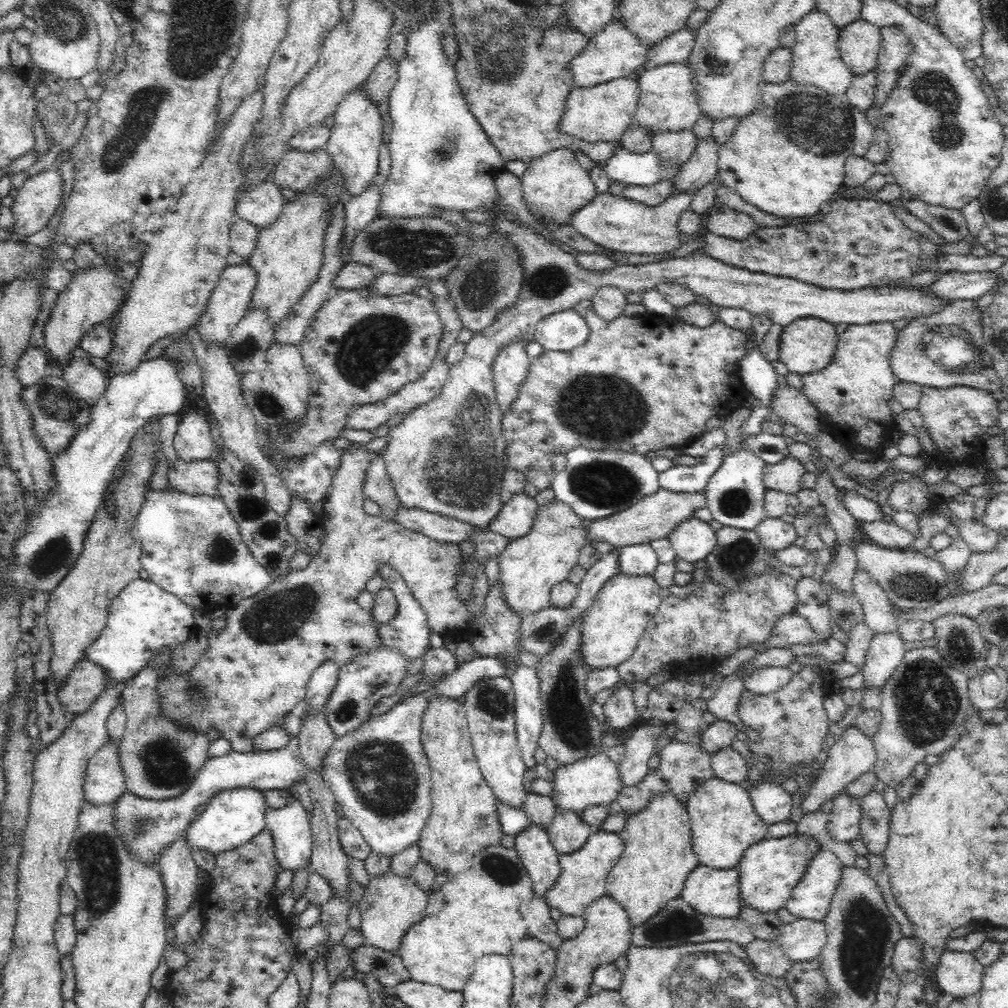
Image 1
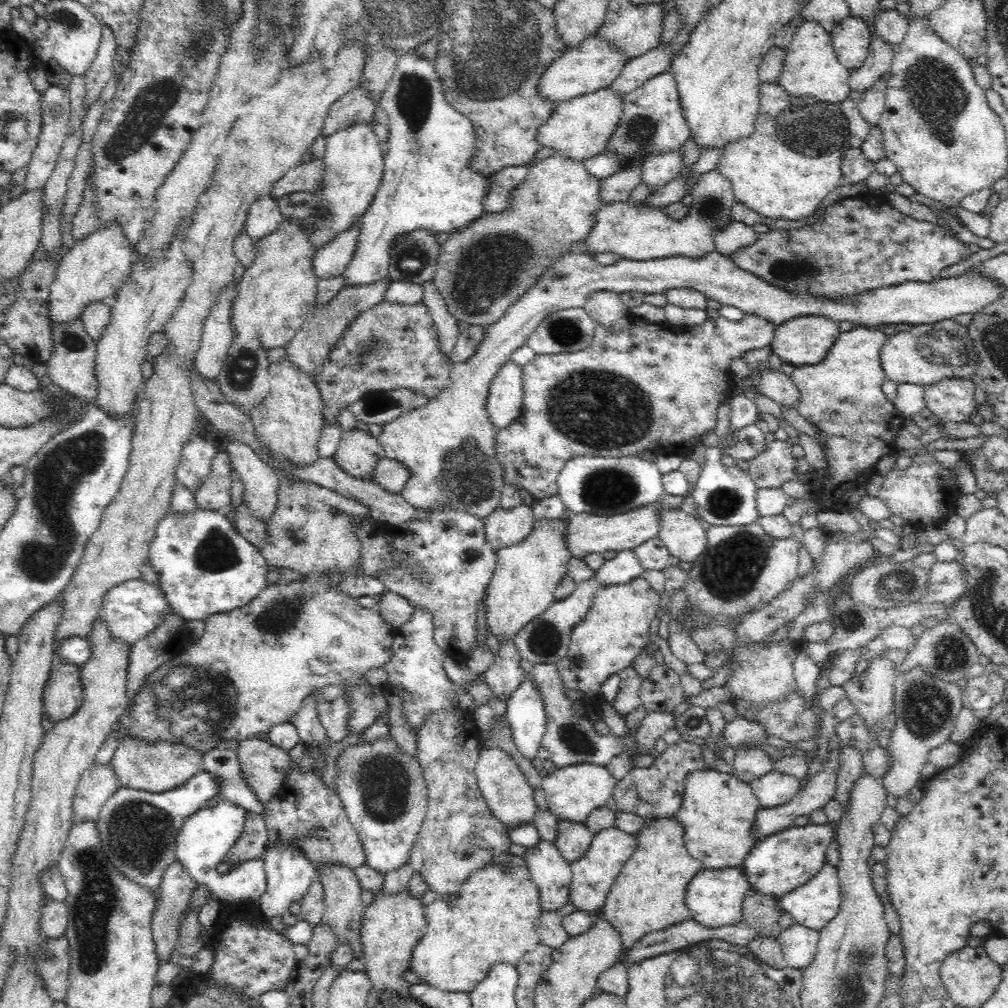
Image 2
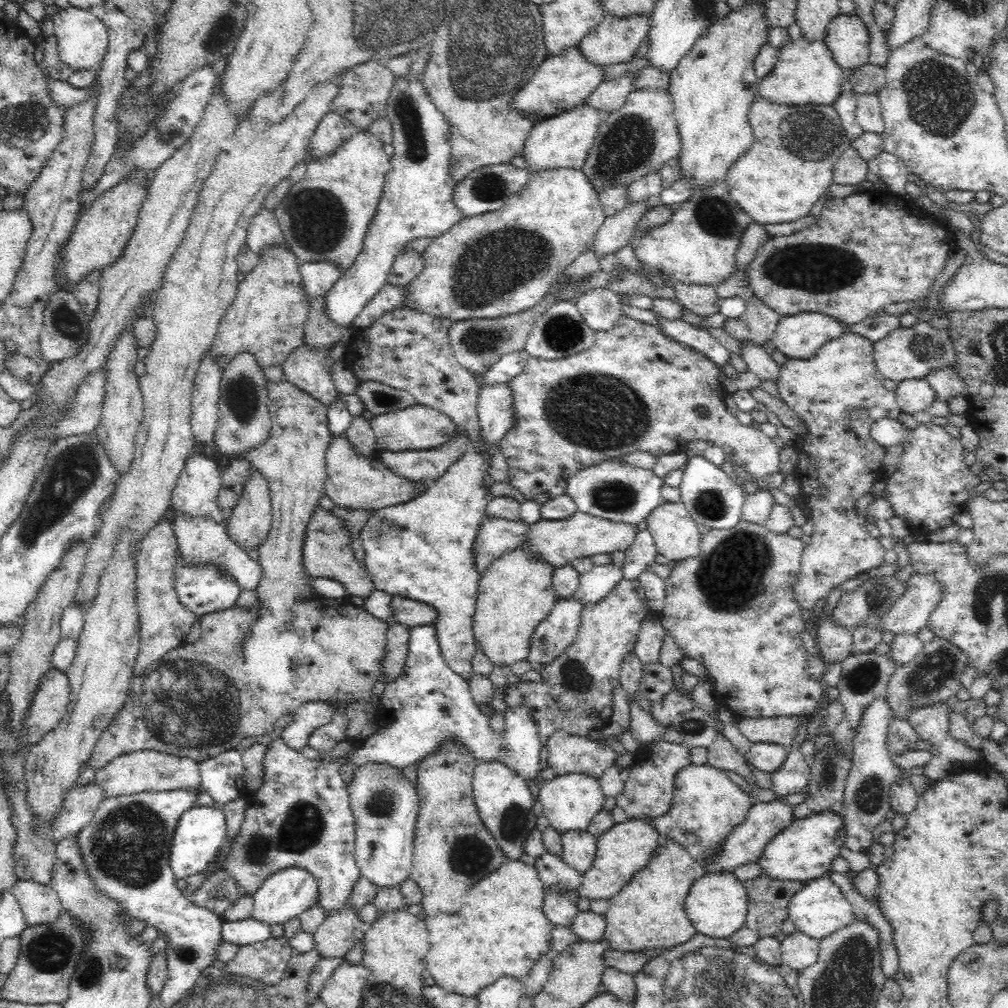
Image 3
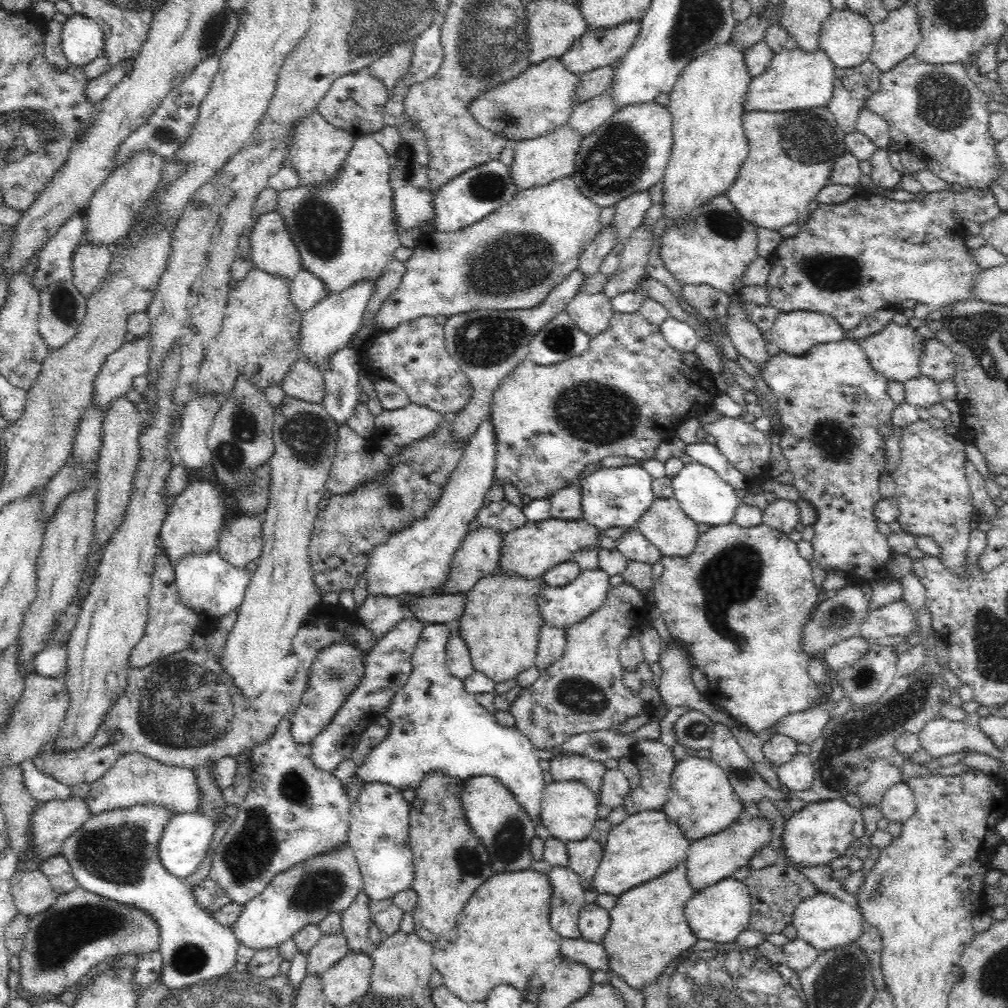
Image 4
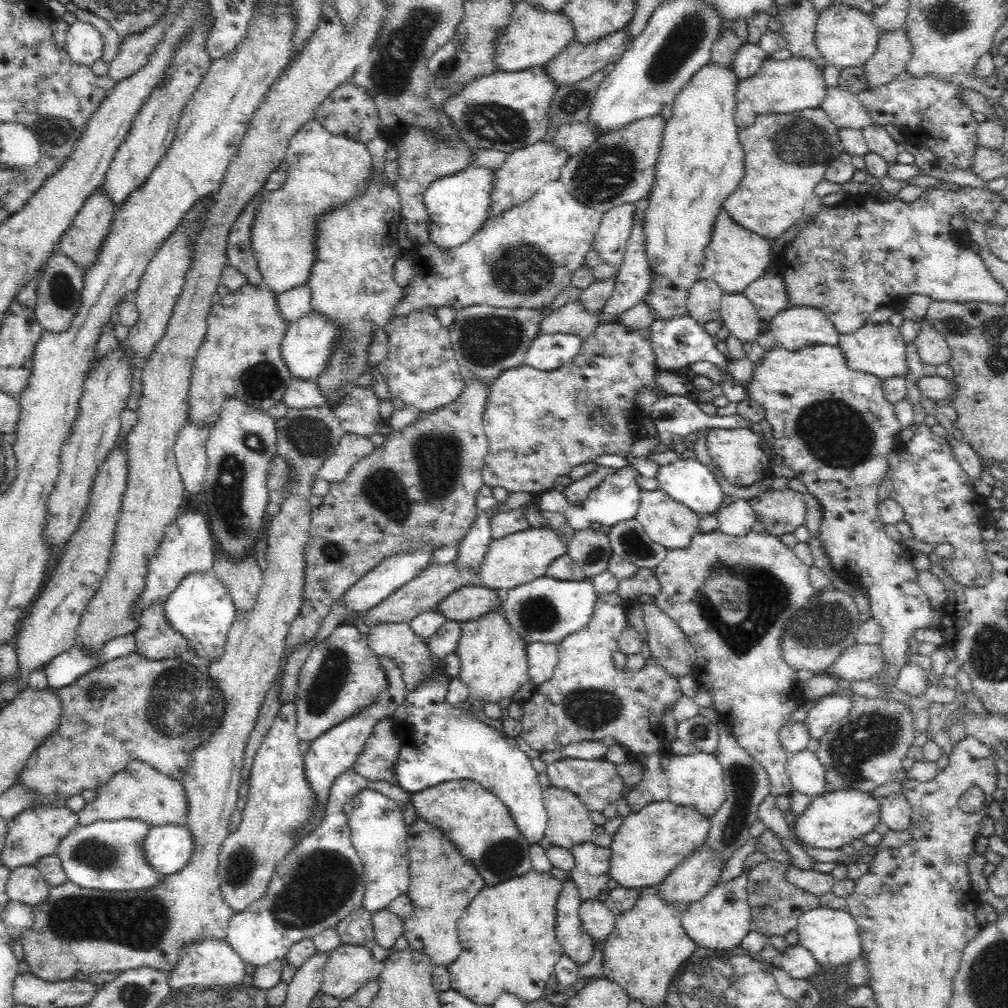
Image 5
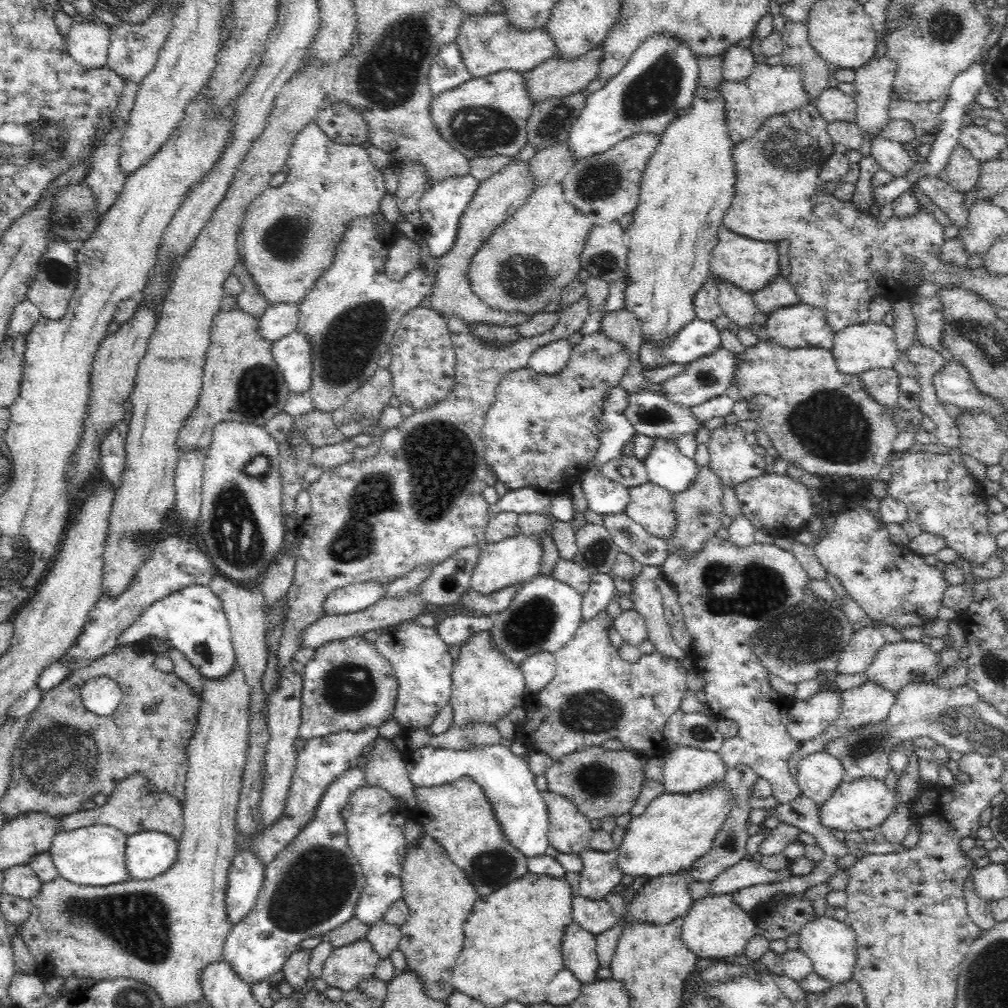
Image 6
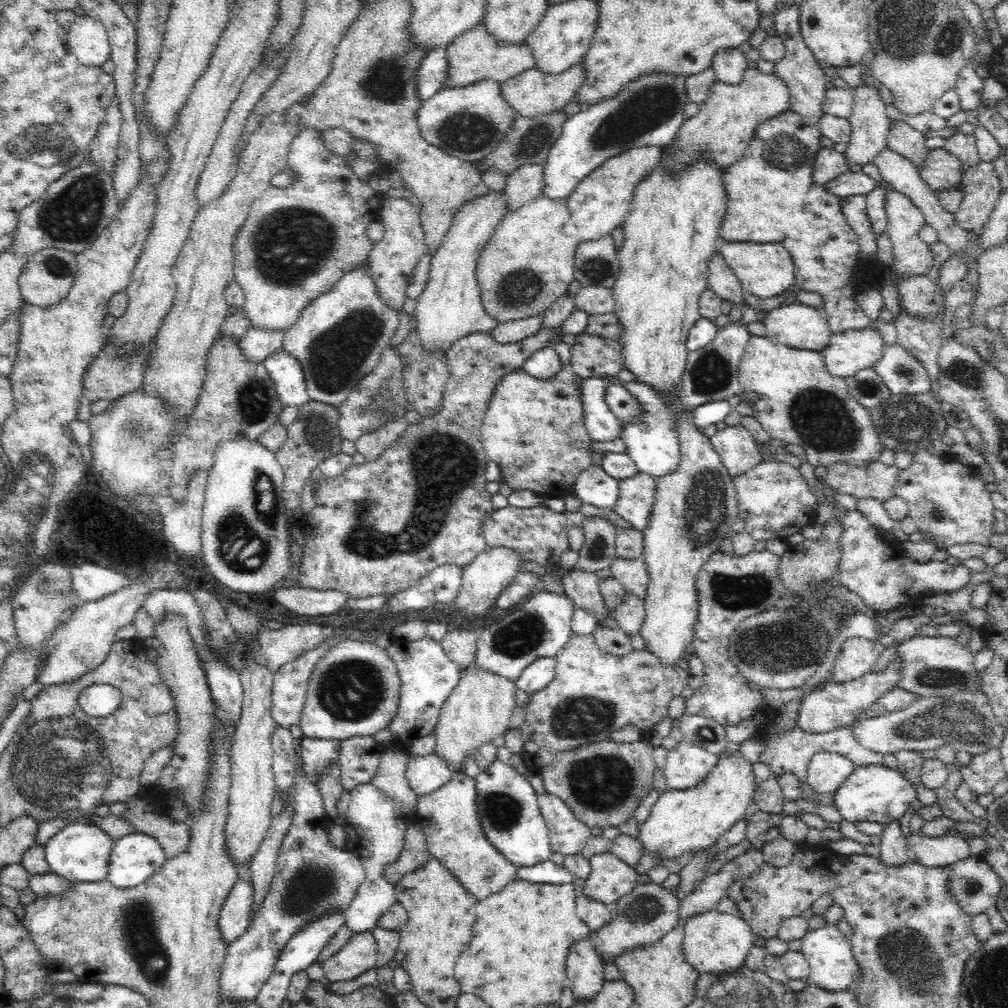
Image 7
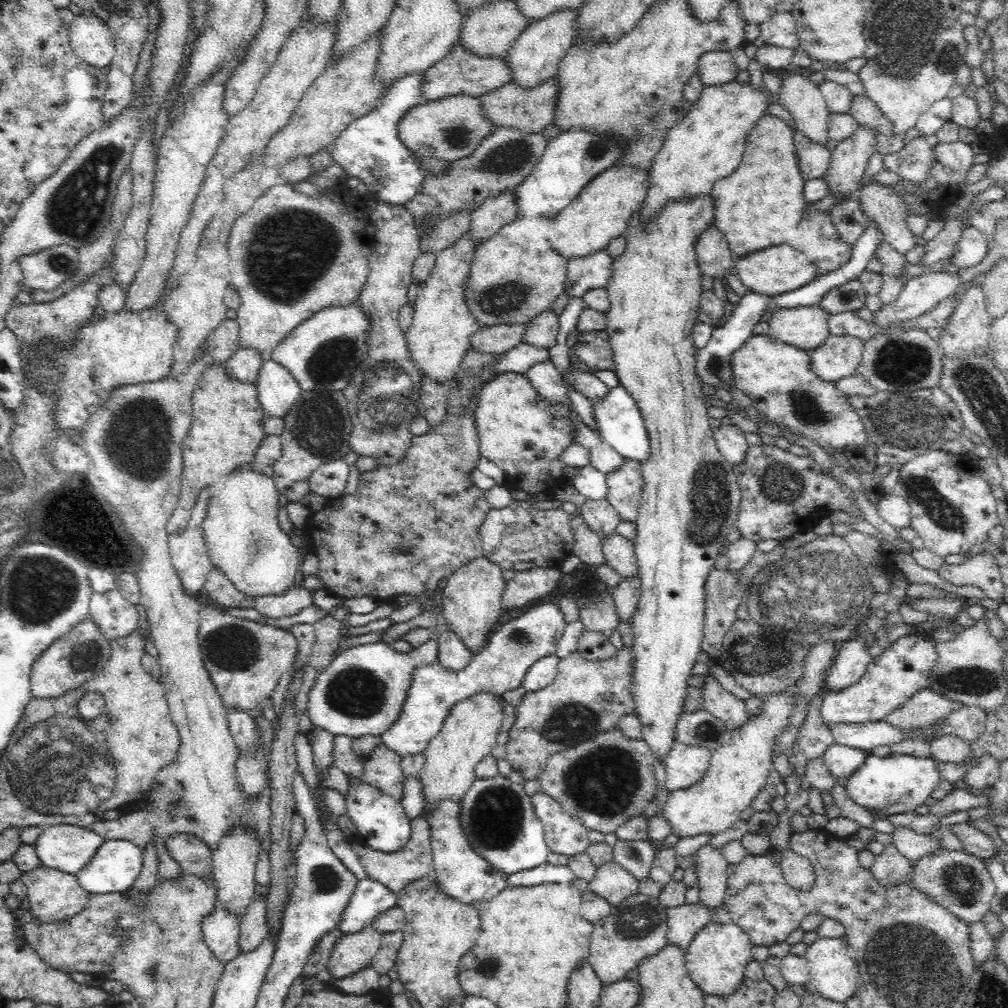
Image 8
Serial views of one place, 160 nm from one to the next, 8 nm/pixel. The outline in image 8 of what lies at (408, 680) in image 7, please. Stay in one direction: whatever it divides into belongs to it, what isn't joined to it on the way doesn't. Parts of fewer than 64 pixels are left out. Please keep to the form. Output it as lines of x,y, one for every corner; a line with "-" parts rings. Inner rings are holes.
542,602
532,606
522,616
502,624
486,640
485,647
471,658
464,670
449,671
440,666
422,663
413,668
413,681
405,698
400,717
380,736
380,742
399,757
422,753
428,743
441,731
444,720
458,702
485,693
502,695
518,688
528,669
541,658
556,653
557,643
565,632
564,618
557,604

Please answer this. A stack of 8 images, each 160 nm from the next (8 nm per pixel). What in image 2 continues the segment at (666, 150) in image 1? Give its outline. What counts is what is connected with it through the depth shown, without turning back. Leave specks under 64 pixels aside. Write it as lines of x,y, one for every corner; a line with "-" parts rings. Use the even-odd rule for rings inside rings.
679,150
658,154
658,156
650,155
641,166
642,180
640,182
656,190
674,180
682,172
684,167

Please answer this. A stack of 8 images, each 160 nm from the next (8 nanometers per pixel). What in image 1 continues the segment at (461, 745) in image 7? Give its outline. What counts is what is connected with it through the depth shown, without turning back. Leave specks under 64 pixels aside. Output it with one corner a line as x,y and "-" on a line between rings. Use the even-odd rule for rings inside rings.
554,501
546,506
539,506
532,528
522,538
510,539
507,548
497,556
500,567
500,589
504,601
515,614
521,617
540,612
552,606
550,603
551,590
556,584
567,581
573,567
578,565
579,550
587,542
587,522
581,519
568,505

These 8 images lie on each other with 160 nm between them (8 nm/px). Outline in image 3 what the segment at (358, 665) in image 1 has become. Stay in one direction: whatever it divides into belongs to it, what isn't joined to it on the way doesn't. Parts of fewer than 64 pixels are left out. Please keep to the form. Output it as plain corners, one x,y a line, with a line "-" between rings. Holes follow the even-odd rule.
315,701
300,706
292,716
294,720
281,733
286,745
301,751
309,744
310,735
321,726
334,720
336,709
330,703

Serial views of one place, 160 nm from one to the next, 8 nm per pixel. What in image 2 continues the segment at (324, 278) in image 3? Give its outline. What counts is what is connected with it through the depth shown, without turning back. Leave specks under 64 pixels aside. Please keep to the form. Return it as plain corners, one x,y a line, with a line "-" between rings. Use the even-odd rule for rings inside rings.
361,220
315,251
312,256
312,271
317,279
331,279
343,274
354,256
360,222

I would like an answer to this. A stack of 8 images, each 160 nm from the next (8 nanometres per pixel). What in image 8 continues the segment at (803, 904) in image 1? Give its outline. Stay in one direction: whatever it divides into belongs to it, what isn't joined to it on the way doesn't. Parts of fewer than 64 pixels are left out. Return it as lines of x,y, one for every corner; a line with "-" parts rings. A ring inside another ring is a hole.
819,938
807,946
803,957
809,966
809,985
822,997
832,999
834,1002
845,1003
848,999
858,996
857,968
844,938

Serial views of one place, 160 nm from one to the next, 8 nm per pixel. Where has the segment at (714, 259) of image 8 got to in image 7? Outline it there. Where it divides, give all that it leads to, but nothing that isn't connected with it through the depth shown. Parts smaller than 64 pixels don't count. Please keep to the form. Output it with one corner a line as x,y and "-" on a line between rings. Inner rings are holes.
716,251
712,252
708,262
707,284
720,298
731,304
745,304
740,281
735,277
732,267
728,266
724,257

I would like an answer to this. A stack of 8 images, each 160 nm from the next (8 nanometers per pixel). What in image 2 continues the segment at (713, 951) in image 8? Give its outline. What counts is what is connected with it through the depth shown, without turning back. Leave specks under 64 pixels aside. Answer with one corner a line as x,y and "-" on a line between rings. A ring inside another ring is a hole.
736,867
720,870
702,869
689,882
685,903
694,921
715,929
722,926
732,926
743,920
743,899
748,889
748,879

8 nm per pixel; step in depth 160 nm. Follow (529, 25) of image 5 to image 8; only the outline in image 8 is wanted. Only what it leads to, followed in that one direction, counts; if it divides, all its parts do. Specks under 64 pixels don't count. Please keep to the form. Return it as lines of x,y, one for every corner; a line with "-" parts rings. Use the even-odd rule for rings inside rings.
456,42
449,53
423,72
421,98
423,103
436,102
437,99
452,98
453,95
482,97
488,92
504,86
510,81
511,69
504,58
479,56

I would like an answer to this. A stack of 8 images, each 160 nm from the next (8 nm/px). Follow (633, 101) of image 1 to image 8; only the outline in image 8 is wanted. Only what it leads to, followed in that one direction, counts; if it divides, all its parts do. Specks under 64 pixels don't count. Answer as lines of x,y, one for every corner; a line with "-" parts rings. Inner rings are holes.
464,236
454,246
438,252
434,268
425,278
426,288
414,290
412,294
414,316
405,332
408,352
420,374
439,383
447,384
454,377
461,359
471,349
472,334
481,328
468,310
463,293
476,247

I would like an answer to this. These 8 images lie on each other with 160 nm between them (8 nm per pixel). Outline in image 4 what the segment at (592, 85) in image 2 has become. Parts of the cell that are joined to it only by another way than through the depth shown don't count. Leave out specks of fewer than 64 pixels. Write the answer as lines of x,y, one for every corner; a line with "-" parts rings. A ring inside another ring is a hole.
547,58
540,64
530,64
518,77
495,89
487,89
471,102
470,112
486,131
503,136
511,145
521,139
540,138
568,123
573,109
579,76
568,70
557,58

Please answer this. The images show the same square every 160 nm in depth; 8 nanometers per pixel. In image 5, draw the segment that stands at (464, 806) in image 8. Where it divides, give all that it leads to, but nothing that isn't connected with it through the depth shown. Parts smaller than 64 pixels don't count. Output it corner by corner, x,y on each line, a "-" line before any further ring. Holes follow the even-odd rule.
432,674
431,679
405,696
405,702
393,715
401,740
395,764
397,784
409,793
462,779
470,779
487,788
507,806
524,841
531,846
532,868
539,873
550,873
553,866
547,851
538,845
545,837
548,815
531,758
520,751
515,740
506,737
503,731
482,724
468,712
463,714
460,704
449,704
447,688
443,674

